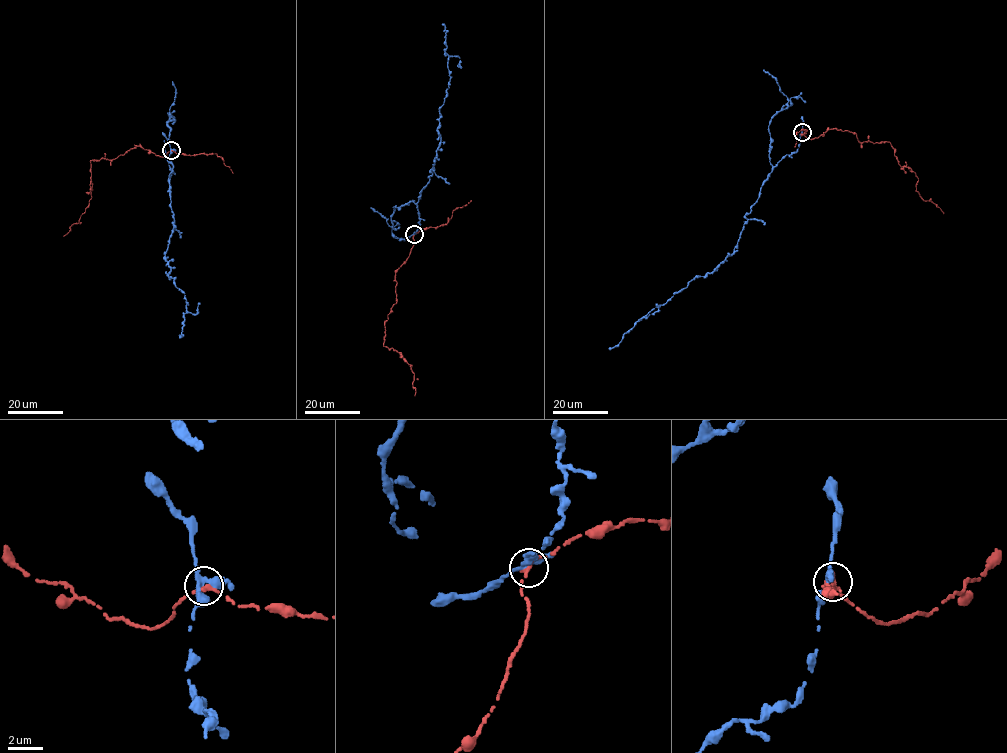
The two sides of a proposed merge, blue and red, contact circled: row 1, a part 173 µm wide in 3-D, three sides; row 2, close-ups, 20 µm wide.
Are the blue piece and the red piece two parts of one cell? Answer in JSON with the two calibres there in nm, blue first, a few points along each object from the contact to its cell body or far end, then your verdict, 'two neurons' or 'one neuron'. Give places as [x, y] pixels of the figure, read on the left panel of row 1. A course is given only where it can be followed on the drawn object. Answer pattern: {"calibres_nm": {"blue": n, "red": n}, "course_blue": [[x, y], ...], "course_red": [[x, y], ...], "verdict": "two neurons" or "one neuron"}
{"calibres_nm": {"blue": 260, "red": 280}, "course_blue": [[171, 150], [169, 190], [174, 222], [165, 261], [171, 268], [167, 275], [174, 278], [188, 302], [179, 336]], "course_red": [[171, 150], [162, 157], [135, 146], [112, 160], [91, 160], [89, 204], [78, 223], [63, 236]], "verdict": "two neurons"}

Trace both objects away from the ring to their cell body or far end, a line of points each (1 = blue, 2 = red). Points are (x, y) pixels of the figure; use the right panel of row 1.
1: (802, 132), (798, 149), (772, 168), (761, 187), (734, 252), (609, 347)
2: (802, 132), (812, 139), (836, 129), (860, 142), (889, 142), (915, 173), (916, 190), (943, 213)

